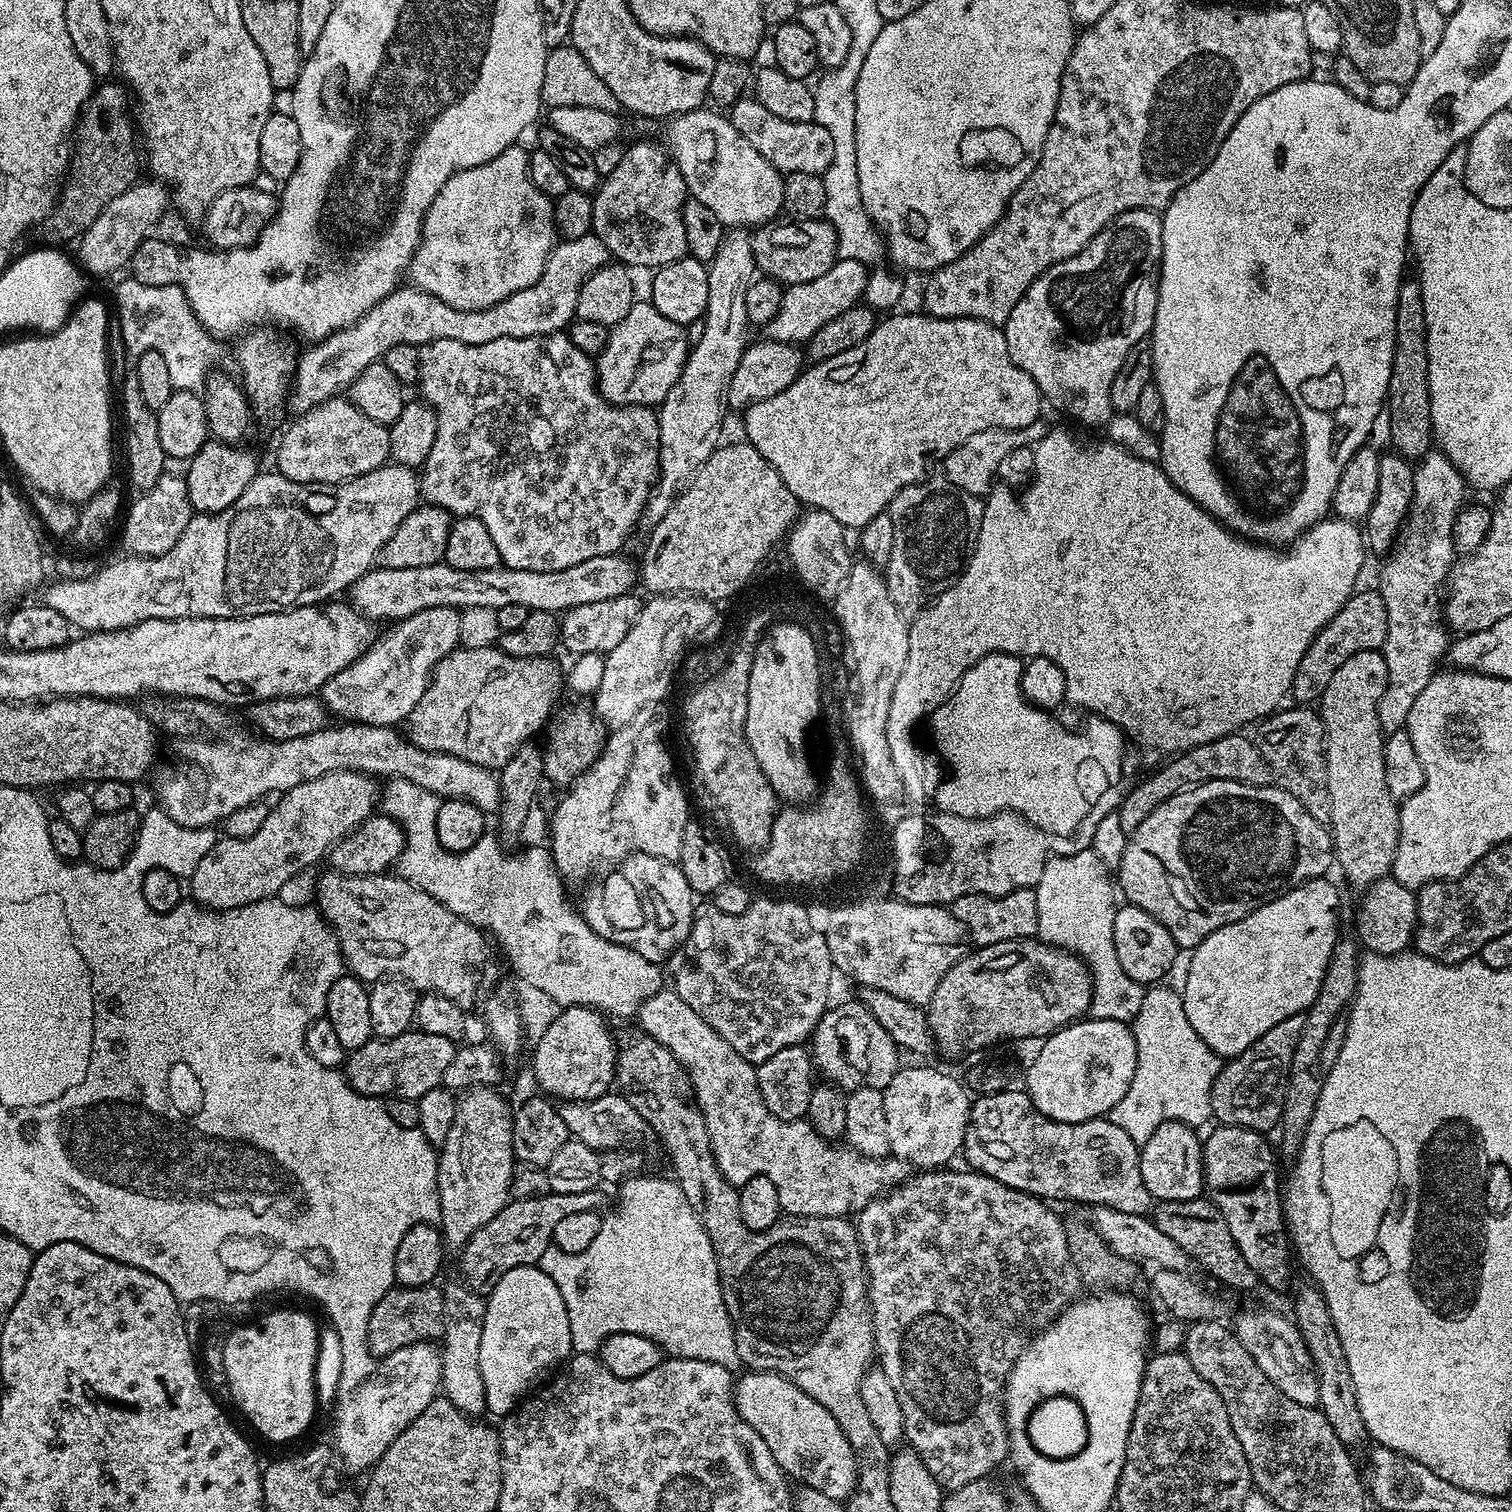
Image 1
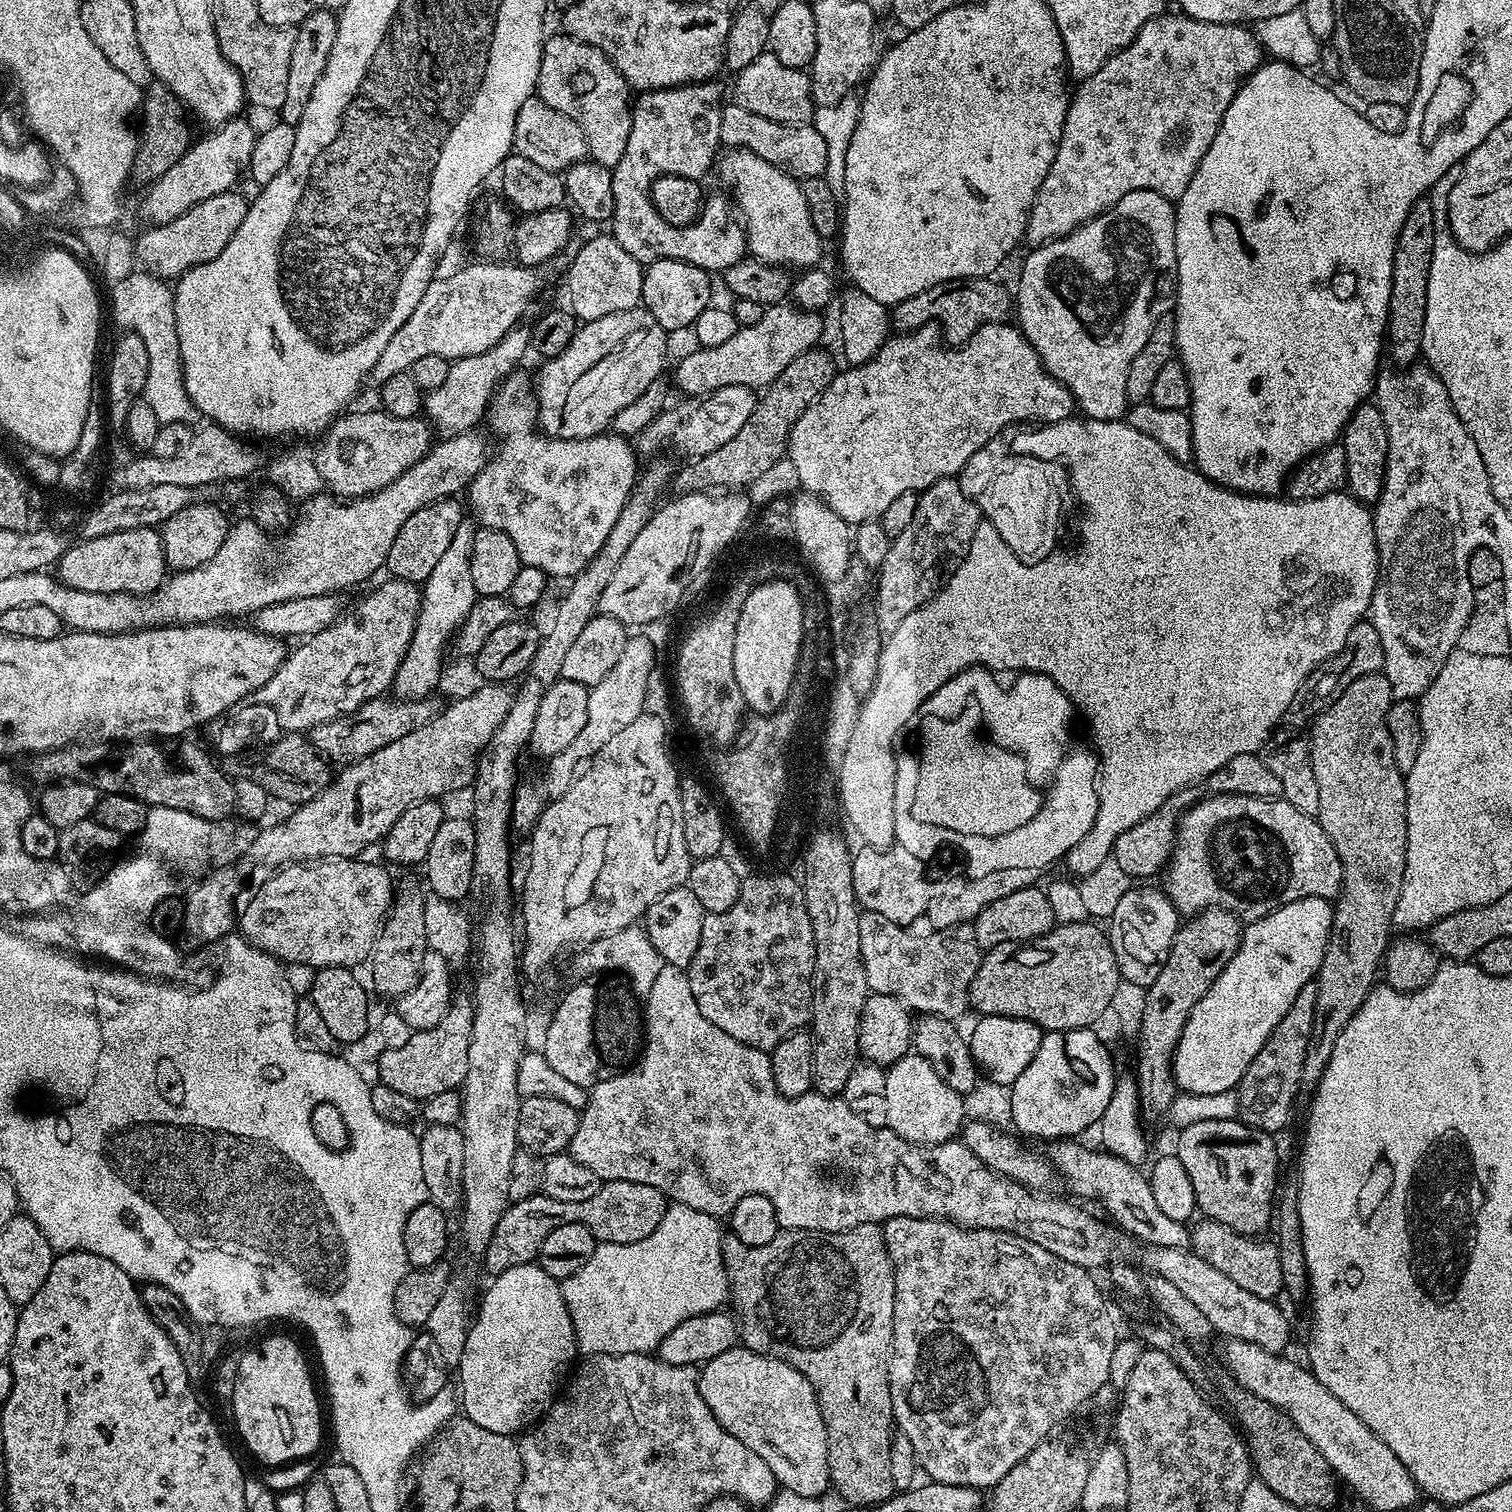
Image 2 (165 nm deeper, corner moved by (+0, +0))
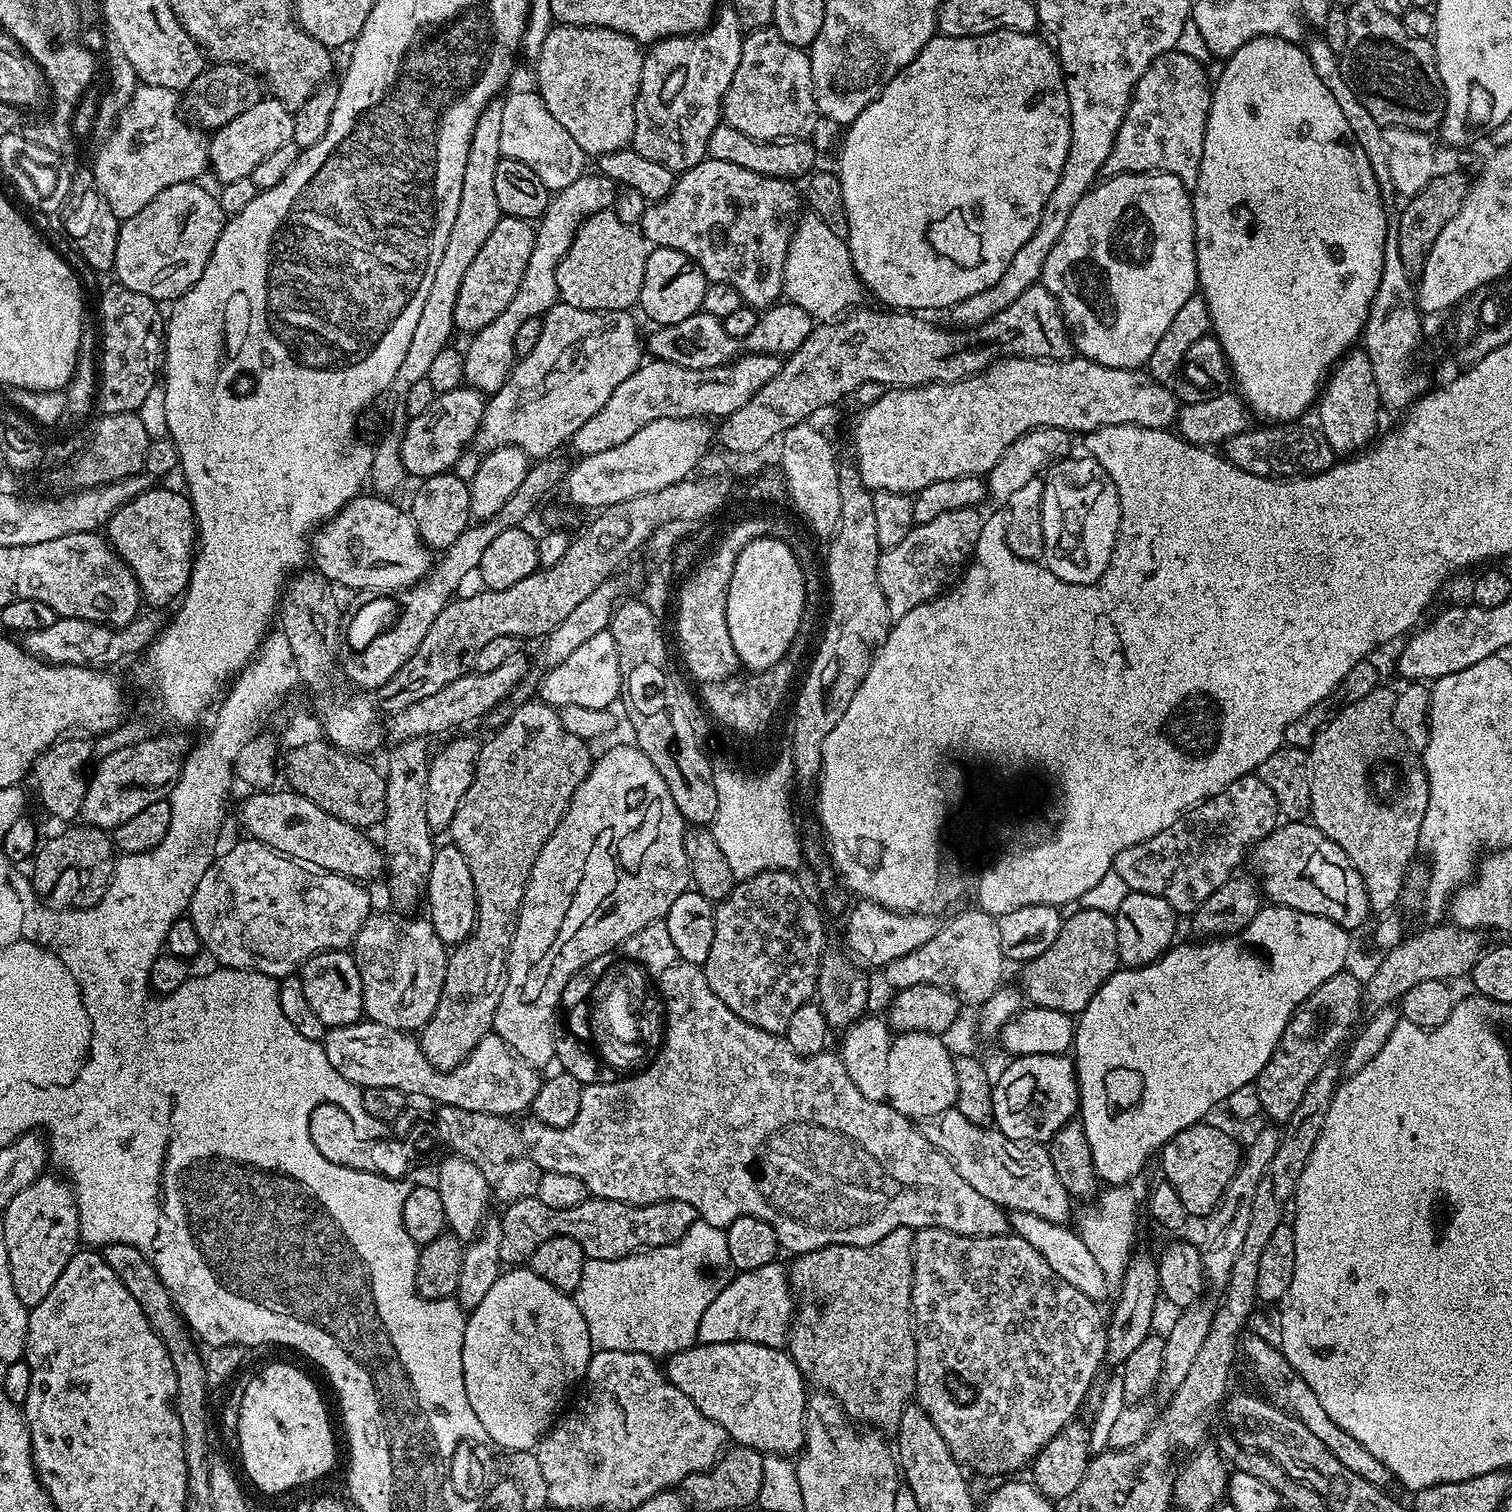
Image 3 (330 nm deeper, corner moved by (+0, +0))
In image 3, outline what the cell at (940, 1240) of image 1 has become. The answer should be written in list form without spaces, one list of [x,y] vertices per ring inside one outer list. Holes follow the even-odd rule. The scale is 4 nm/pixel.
[[[917,1228],[912,1239],[912,1261],[914,1262],[914,1282],[912,1283],[912,1319],[916,1330],[916,1391],[914,1393],[915,1403],[919,1404],[922,1410],[926,1410],[926,1414],[930,1414],[930,1422],[934,1422],[934,1426],[938,1426],[938,1432],[942,1434],[942,1438],[946,1438],[946,1442],[950,1446],[950,1450],[954,1454],[954,1458],[960,1461],[961,1465],[976,1464],[978,1471],[984,1470],[988,1472],[1008,1472],[1011,1468],[1018,1468],[1035,1457],[1036,1453],[1043,1450],[1046,1442],[1050,1442],[1050,1438],[1054,1438],[1059,1434],[1060,1429],[1065,1428],[1067,1424],[1073,1423],[1077,1419],[1076,1411],[1084,1404],[1084,1399],[1088,1396],[1088,1391],[1092,1388],[1092,1383],[1096,1380],[1096,1375],[1100,1372],[1100,1364],[1105,1363],[1108,1354],[1108,1326],[1106,1316],[1100,1313],[1101,1305],[1095,1300],[1086,1298],[1086,1294],[1082,1294],[1082,1290],[1074,1290],[1074,1286],[1070,1286],[1070,1282],[1066,1282],[1066,1278],[1058,1278],[1058,1274],[1054,1274],[1054,1270],[1050,1270],[1050,1262],[1046,1262],[1046,1258],[1042,1258],[1042,1254],[1038,1254],[1038,1250],[1034,1250],[1034,1246],[1030,1246],[1030,1242],[1023,1240],[1021,1236],[1015,1234],[1005,1234],[1003,1236],[963,1236],[956,1234],[950,1230],[942,1230],[941,1228]]]

